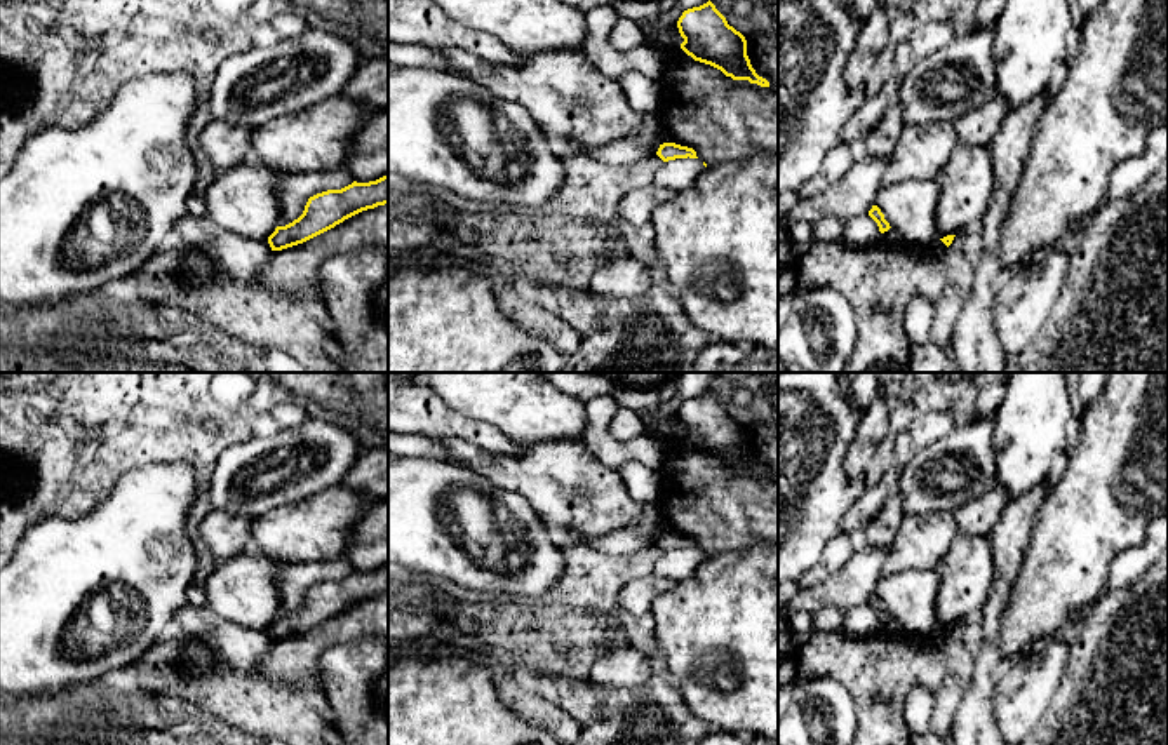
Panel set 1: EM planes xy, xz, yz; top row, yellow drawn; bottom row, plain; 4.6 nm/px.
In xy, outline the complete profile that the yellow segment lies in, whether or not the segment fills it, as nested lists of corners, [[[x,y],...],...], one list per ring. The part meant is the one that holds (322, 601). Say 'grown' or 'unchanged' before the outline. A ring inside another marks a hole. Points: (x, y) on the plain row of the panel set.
unchanged | [[[388,564],[369,573],[327,580],[308,588],[303,604],[285,616],[277,616],[268,627],[272,641],[303,634],[345,609],[378,595],[388,594]]]

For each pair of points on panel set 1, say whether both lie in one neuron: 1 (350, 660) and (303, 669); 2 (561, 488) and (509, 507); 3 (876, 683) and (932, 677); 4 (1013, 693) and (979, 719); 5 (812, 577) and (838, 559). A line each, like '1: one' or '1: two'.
1: two
2: two
3: one
4: two
5: one

